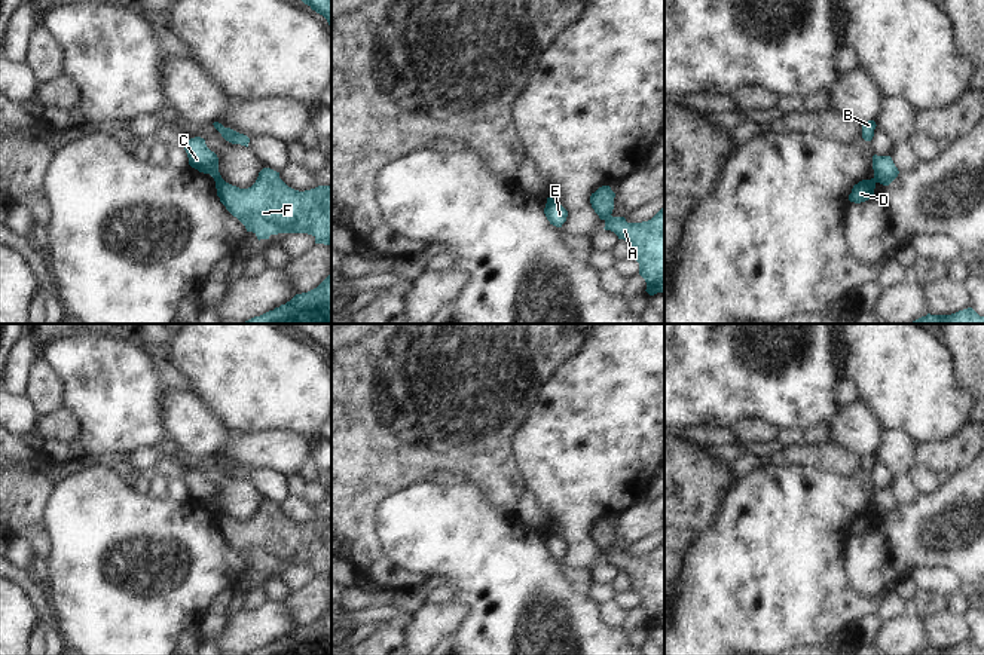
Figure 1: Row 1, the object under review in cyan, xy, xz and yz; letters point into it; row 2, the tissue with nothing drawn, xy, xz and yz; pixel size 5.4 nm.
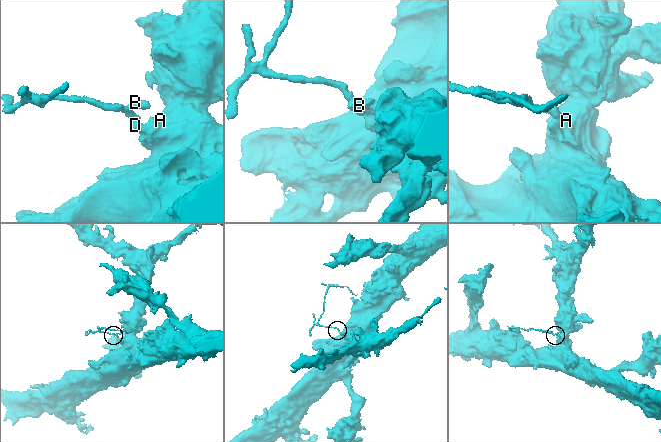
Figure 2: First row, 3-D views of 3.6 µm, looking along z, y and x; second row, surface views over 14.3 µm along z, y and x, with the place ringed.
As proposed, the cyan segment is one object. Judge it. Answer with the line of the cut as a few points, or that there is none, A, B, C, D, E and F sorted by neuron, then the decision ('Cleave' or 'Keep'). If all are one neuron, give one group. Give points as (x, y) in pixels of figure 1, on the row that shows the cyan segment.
Split along xy (214, 178), (223, 181). Groups: A D F / B C E. Cleave

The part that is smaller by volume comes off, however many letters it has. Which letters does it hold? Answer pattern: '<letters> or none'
B, C, E

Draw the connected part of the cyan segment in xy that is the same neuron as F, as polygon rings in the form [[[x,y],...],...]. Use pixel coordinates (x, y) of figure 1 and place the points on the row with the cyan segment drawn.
[[[263,168],[256,183],[248,189],[239,189],[220,180],[214,181],[220,202],[259,241],[278,233],[308,233],[315,238],[315,244],[331,247],[331,186],[299,192],[288,187],[279,178],[279,172],[271,168]]]

